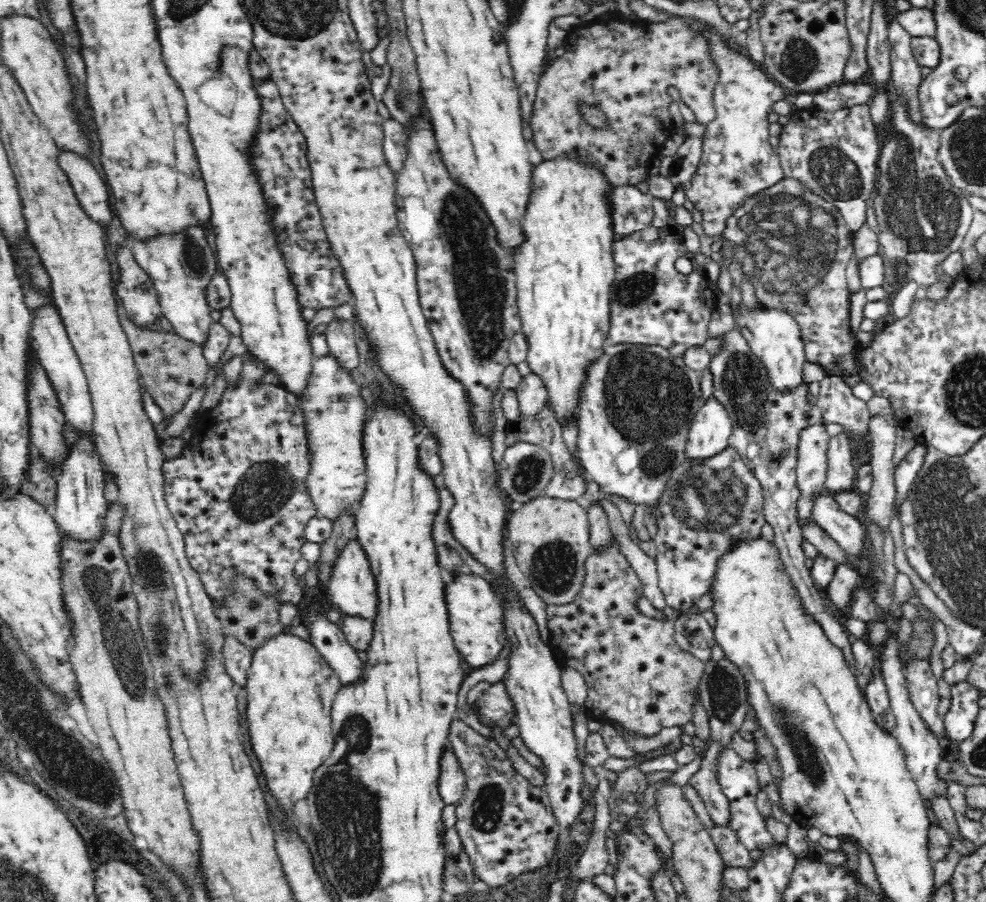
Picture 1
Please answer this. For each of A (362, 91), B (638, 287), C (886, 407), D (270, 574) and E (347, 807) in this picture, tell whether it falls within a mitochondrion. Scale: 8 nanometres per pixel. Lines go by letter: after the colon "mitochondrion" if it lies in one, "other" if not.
A: other
B: mitochondrion
C: other
D: other
E: mitochondrion

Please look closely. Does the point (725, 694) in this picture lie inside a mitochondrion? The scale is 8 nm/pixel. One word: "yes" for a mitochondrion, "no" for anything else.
yes

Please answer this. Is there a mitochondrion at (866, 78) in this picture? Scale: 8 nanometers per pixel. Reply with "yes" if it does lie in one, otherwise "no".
no

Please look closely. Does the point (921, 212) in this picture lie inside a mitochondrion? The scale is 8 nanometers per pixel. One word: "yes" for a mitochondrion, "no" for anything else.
yes

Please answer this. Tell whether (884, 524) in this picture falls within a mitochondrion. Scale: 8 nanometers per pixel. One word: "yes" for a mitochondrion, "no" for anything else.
no

